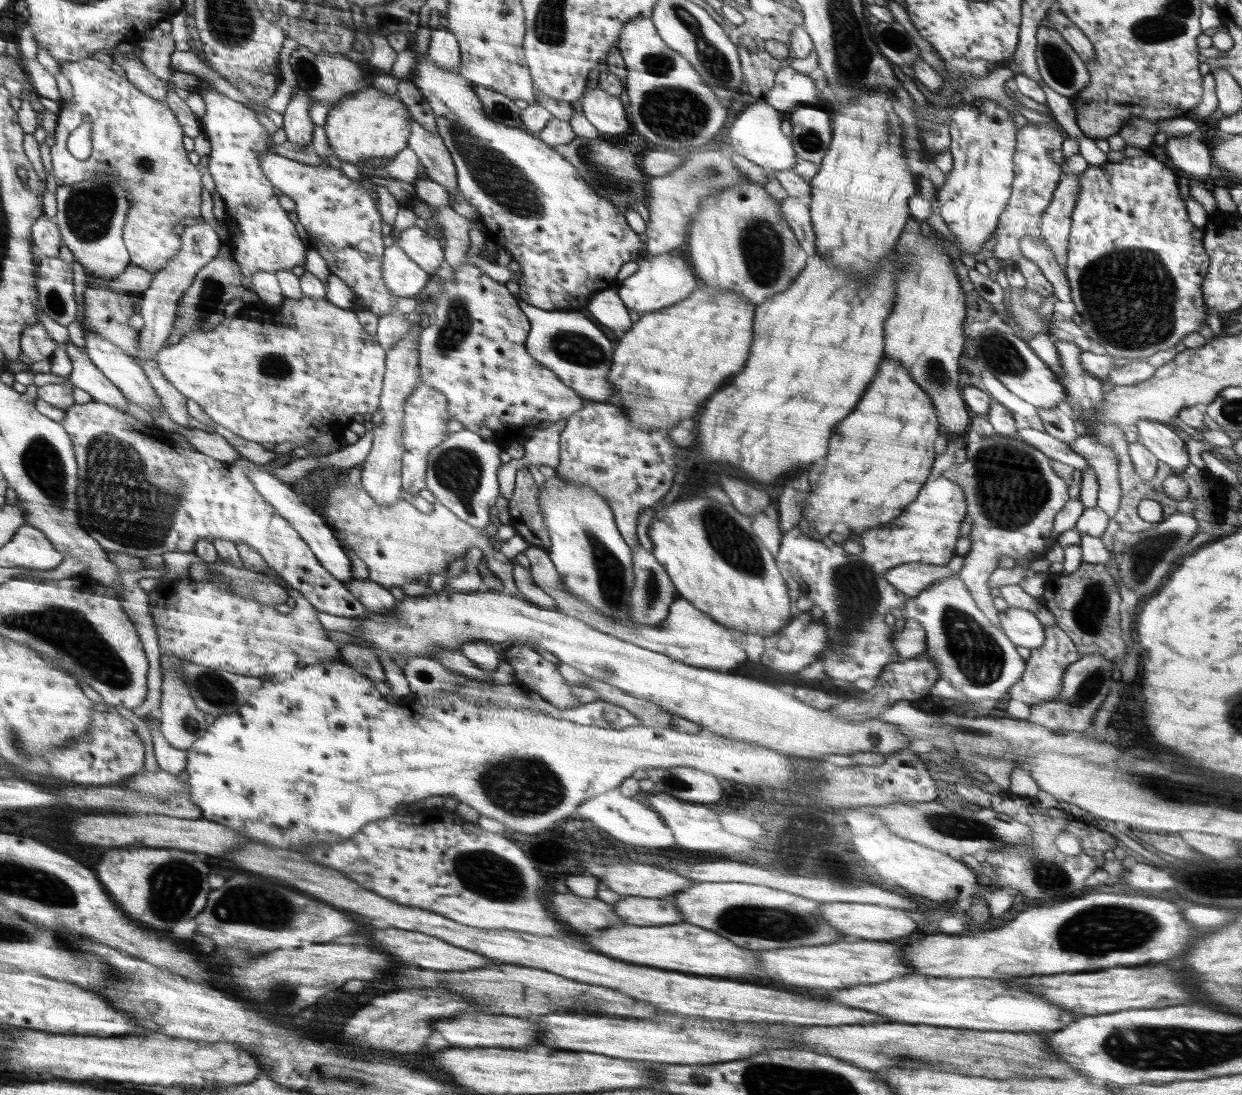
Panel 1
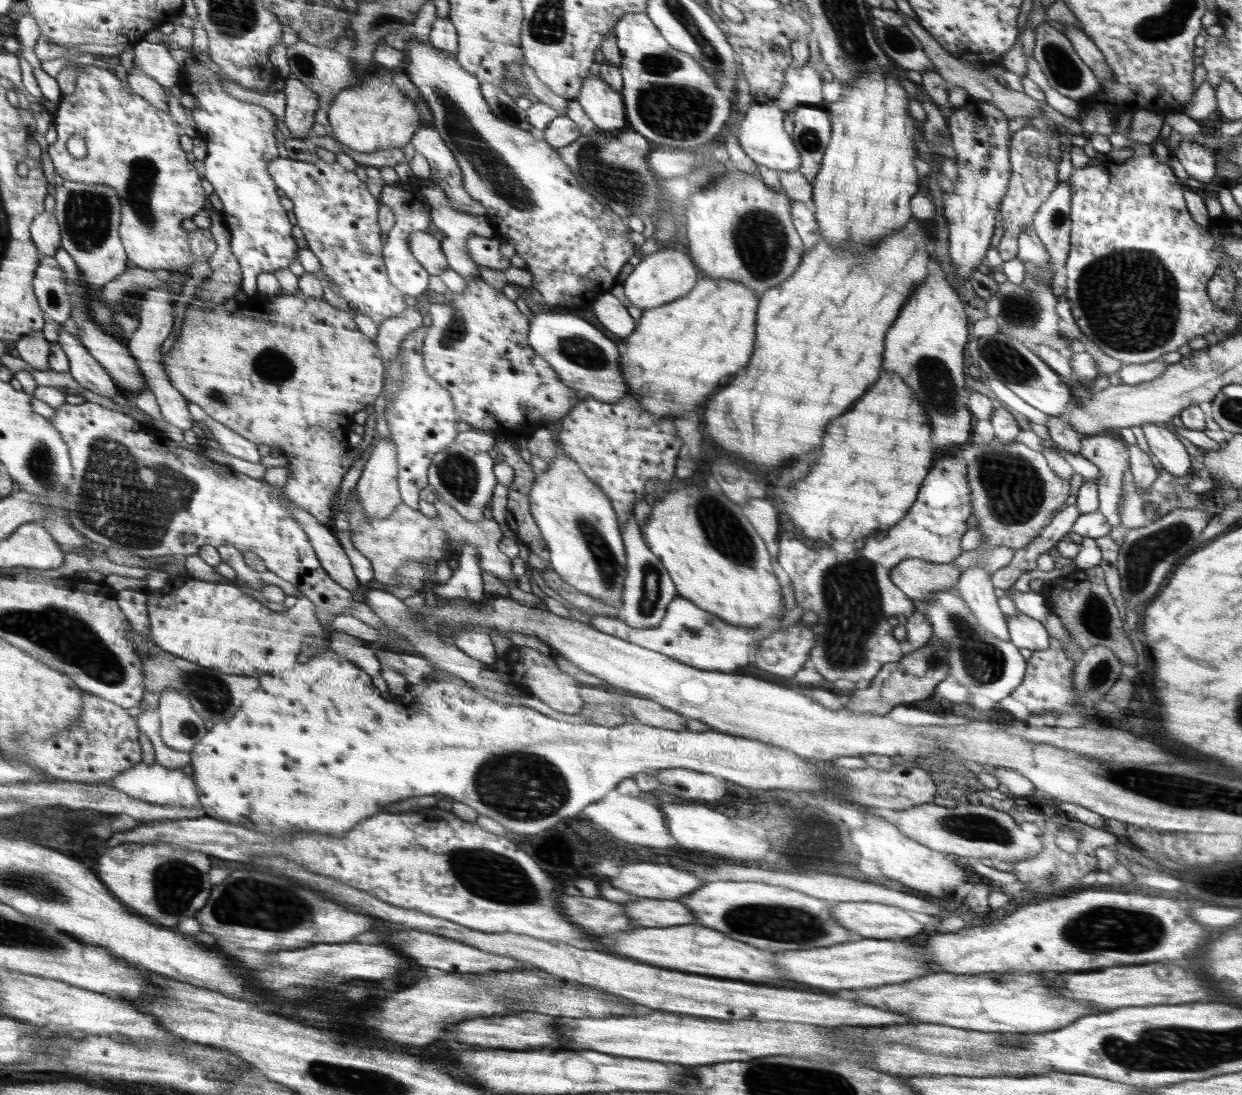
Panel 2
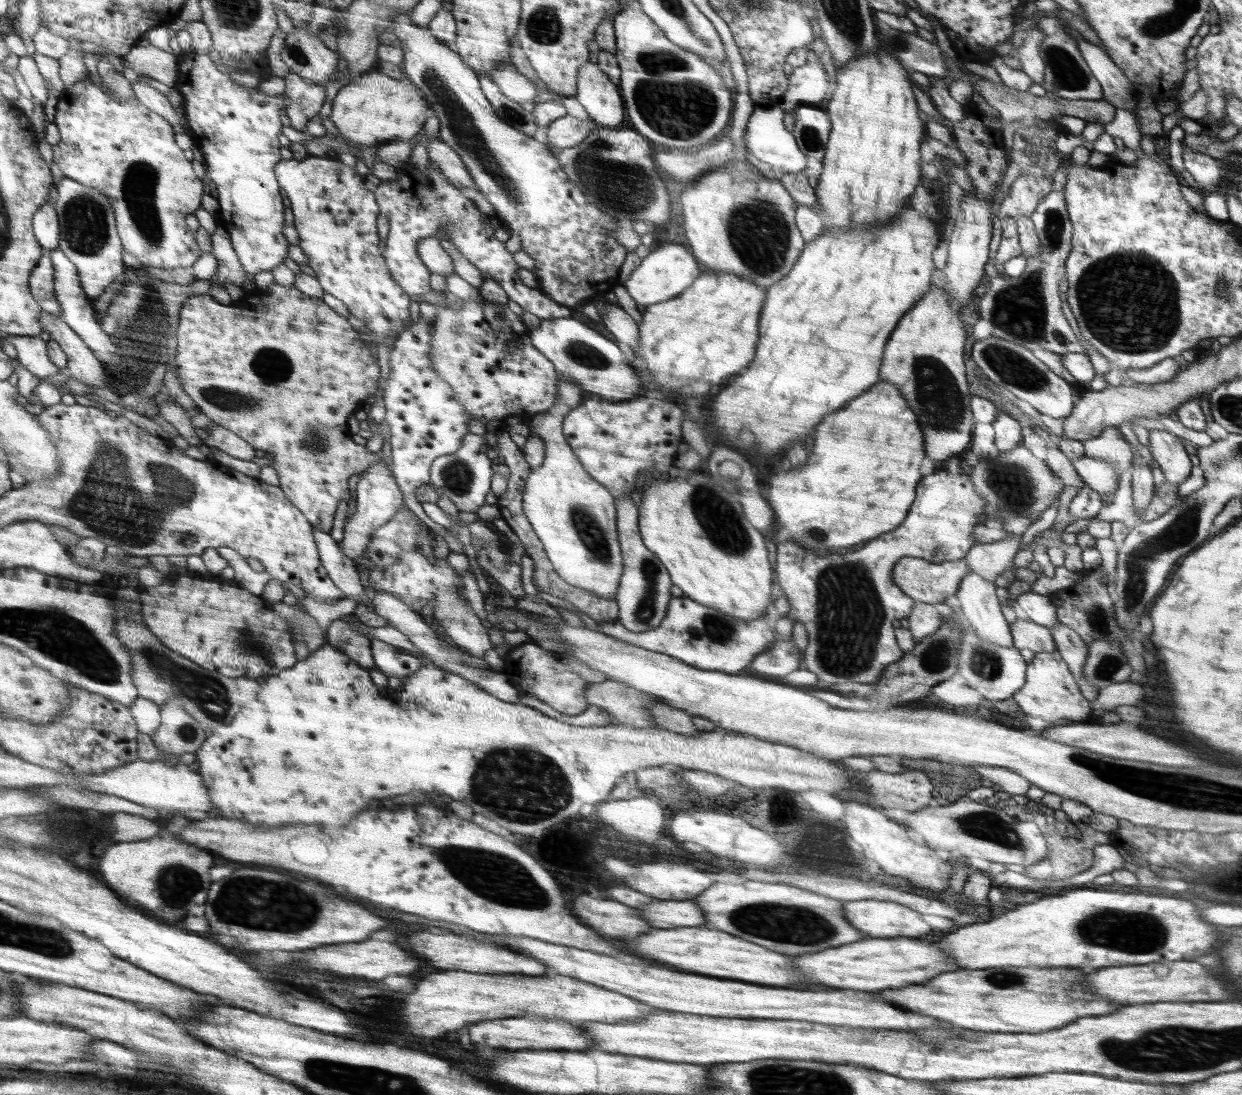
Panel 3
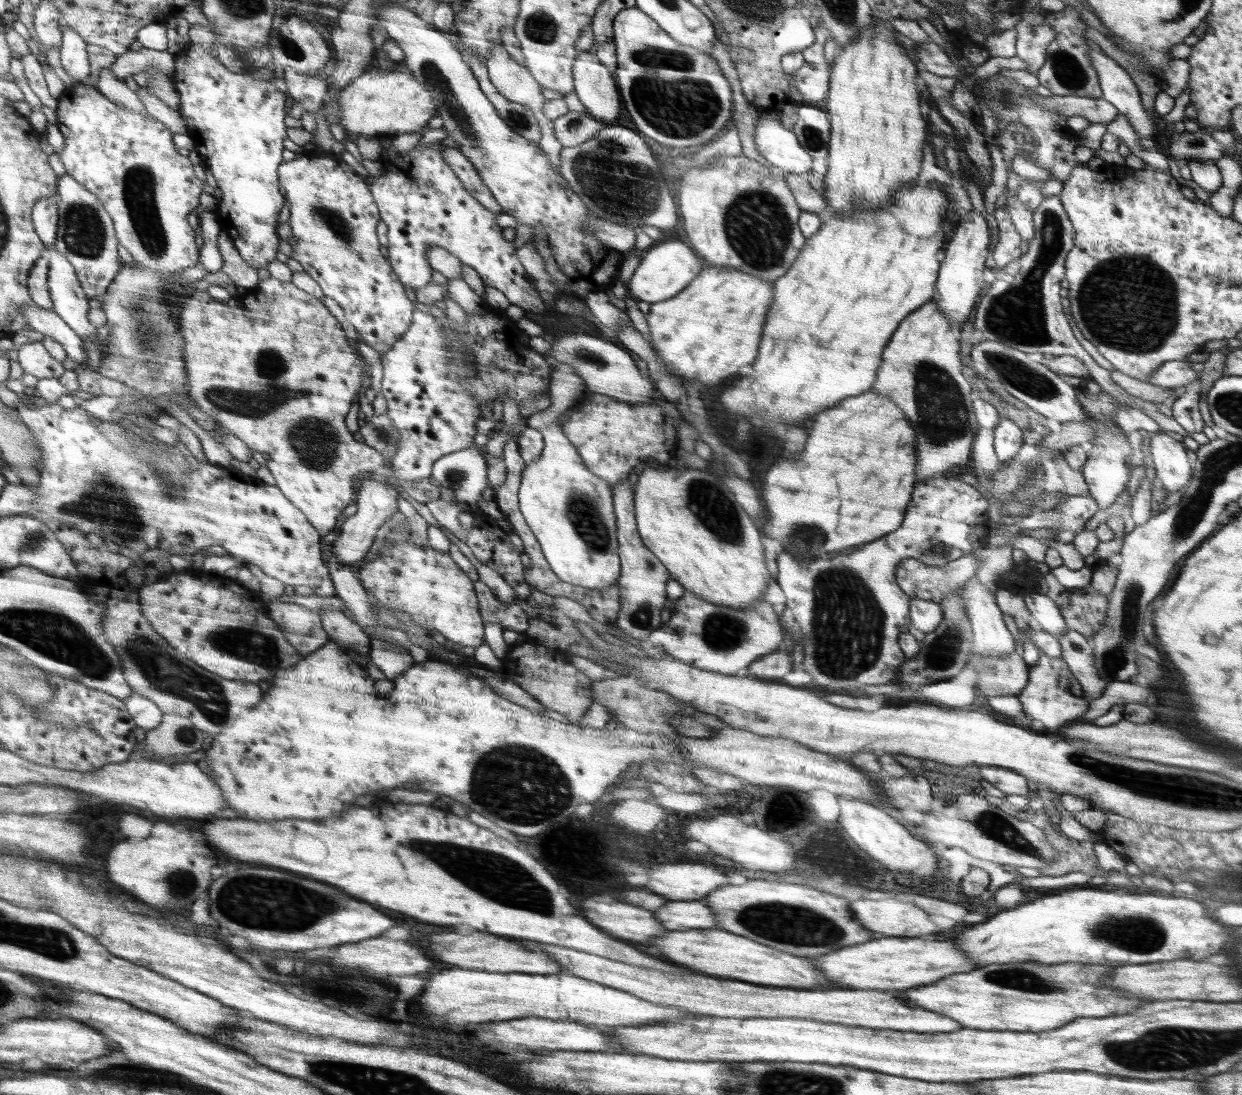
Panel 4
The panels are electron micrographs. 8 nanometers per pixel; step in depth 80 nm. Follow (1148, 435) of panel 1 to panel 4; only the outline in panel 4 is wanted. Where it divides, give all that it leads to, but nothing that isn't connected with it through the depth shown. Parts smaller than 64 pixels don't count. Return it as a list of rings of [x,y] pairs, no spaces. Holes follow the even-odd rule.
[[[1171,431],[1158,432],[1150,441],[1150,453],[1156,474],[1168,492],[1182,490],[1192,478],[1191,464],[1186,457],[1186,445]]]

